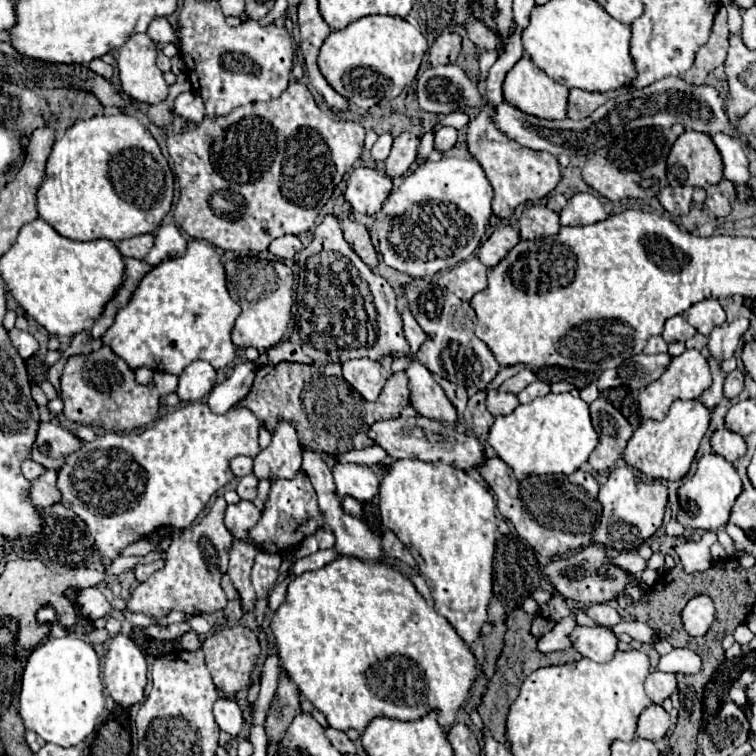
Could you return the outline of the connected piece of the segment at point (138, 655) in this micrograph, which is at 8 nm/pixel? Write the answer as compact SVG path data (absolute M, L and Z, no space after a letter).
M117 634L103 660L103 682L109 696L123 708L139 704L145 696L148 672L143 652L129 636Z

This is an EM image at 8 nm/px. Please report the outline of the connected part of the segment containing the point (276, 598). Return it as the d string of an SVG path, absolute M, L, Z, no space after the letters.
M287 574L281 582L275 584L275 588L273 588L271 594L269 594L269 608L271 608L271 610L277 610L277 608L283 604L285 594L287 594L287 586L289 586L289 582L291 582L293 578L295 578L293 574Z

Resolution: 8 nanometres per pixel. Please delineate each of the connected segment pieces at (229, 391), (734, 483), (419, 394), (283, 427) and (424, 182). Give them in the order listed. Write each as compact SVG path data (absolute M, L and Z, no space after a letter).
M243 362L243 364L235 366L233 374L211 390L207 406L215 414L225 414L235 402L239 402L241 398L247 396L247 392L251 390L251 384L253 384L253 376L255 376L255 364Z
M705 454L697 462L697 472L691 478L681 480L681 488L677 490L679 512L675 518L685 528L717 530L727 524L729 514L731 514L731 506L739 494L741 494L741 478L735 472L733 464L729 464L725 458L721 458L717 454Z
M409 360L409 368L405 370L409 378L409 398L411 406L421 414L435 420L445 420L449 424L455 424L457 412L449 398L445 396L443 388L433 380L431 372L419 364L417 360Z
M279 422L271 446L255 456L253 474L259 480L291 480L301 470L301 446L289 422Z
M443 156L439 162L421 164L389 194L375 218L385 264L413 278L431 278L435 272L467 260L487 230L491 200L493 188L477 160Z

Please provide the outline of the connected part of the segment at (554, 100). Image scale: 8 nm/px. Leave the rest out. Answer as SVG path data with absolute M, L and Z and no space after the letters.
M523 56L505 76L503 82L503 98L505 102L509 102L511 106L519 108L525 114L537 116L537 118L547 118L547 120L563 120L567 116L567 96L569 96L569 88L565 88L563 84L555 82L553 78L545 76L545 72L541 72L531 60L529 56Z

